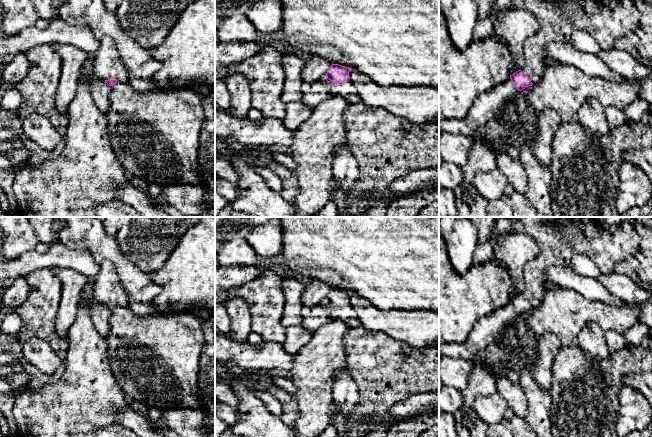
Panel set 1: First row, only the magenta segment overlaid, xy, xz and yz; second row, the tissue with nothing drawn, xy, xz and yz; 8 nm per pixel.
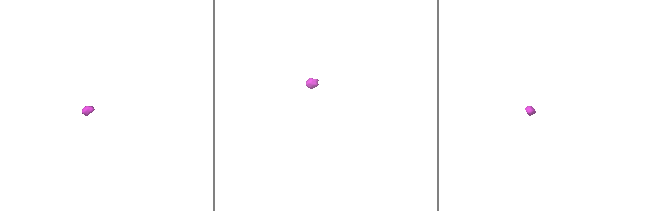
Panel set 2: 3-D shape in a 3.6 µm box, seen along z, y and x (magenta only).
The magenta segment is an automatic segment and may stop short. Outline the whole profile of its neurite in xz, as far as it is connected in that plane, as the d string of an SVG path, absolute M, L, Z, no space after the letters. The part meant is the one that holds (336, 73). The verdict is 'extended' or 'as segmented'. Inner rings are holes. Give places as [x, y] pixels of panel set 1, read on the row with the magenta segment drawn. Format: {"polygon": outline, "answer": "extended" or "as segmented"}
{"polygon": "M332 63L326 77L321 80L333 96L341 96L349 102L344 112L347 143L360 174L348 197L357 200L389 196L388 187L395 180L414 170L439 166L439 124L417 124L381 108L367 106L350 80L349 71L349 67Z", "answer": "extended"}

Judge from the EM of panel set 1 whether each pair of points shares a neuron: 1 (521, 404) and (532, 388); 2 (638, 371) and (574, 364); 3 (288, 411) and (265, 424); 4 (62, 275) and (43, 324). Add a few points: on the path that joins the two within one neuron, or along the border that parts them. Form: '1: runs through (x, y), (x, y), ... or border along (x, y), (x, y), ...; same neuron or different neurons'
1: border along (518, 383), (526, 402), (524, 417); different neurons
2: runs through (622, 370), (590, 369); same neuron
3: border along (279, 417), (290, 426); different neurons
4: border along (51, 268), (61, 284), (61, 299), (59, 303); different neurons

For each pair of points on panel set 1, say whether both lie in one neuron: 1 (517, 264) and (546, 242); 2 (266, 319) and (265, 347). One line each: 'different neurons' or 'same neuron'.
1: different neurons
2: different neurons

